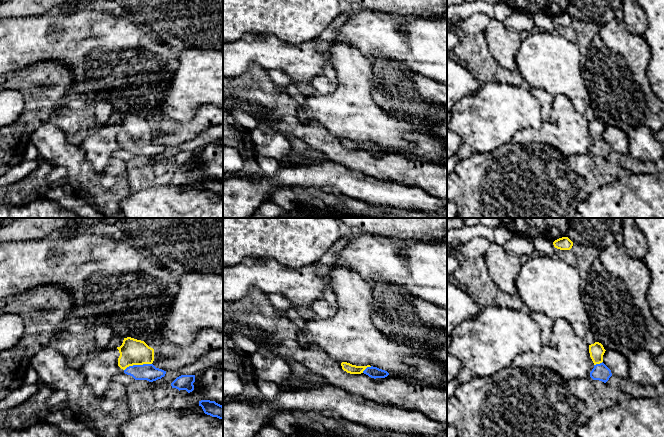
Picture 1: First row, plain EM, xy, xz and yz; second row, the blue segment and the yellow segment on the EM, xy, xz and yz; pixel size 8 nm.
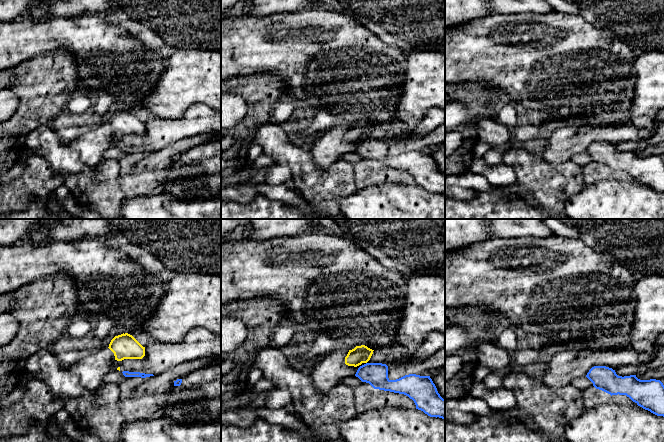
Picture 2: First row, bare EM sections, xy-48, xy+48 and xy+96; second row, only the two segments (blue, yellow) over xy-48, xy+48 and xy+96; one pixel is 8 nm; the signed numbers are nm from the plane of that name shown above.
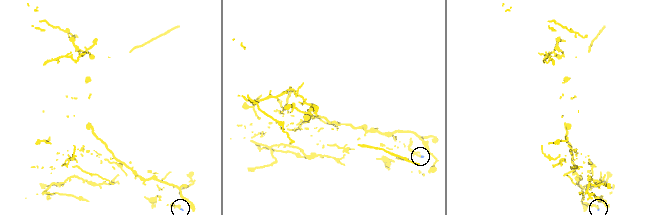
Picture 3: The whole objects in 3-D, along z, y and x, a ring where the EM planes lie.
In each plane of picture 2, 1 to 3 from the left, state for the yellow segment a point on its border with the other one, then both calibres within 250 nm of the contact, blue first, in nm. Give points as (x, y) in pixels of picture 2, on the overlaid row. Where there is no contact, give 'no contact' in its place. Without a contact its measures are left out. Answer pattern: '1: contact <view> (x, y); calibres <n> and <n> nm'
1: no contact
2: no contact
3: no contact

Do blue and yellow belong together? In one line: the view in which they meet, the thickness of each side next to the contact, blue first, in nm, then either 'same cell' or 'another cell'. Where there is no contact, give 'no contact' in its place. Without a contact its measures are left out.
contact in xy; calibres 140 and 200 nm; same cell

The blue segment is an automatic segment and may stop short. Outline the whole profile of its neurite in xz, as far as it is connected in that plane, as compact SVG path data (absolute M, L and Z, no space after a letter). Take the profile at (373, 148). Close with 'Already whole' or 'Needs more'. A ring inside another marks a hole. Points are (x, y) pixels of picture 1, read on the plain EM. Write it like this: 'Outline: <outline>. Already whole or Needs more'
Outline: M347 138L341 139L342 145L350 150L361 150L364 149L371 154L385 154L389 151L389 149L385 146L379 145L377 143L373 143L370 141L367 142L356 142Z. Needs more

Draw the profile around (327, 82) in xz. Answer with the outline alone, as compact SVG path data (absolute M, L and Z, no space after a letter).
M326 65L322 72L311 81L310 85L319 94L330 94L336 91L339 81L333 67Z

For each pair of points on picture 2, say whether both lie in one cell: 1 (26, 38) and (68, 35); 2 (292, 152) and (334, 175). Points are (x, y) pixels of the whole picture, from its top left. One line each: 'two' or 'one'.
1: one
2: one

